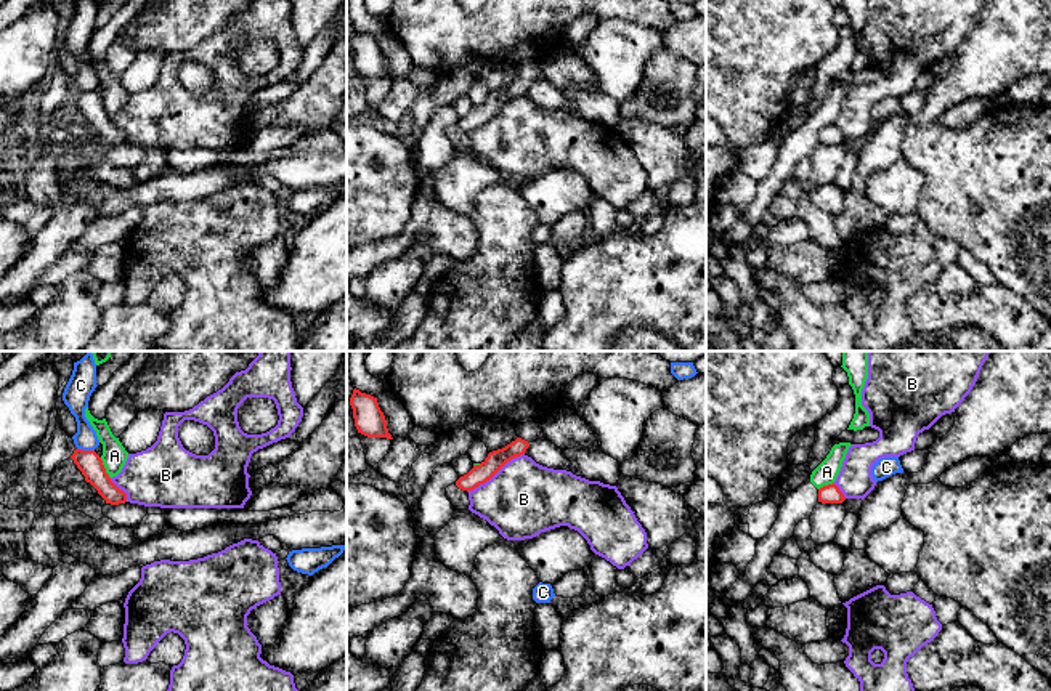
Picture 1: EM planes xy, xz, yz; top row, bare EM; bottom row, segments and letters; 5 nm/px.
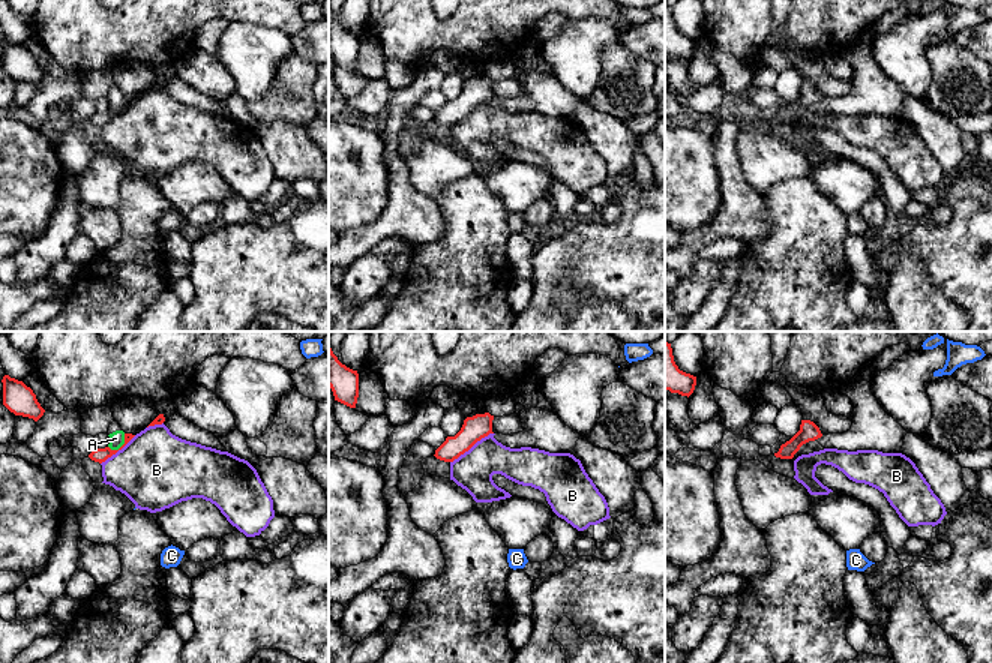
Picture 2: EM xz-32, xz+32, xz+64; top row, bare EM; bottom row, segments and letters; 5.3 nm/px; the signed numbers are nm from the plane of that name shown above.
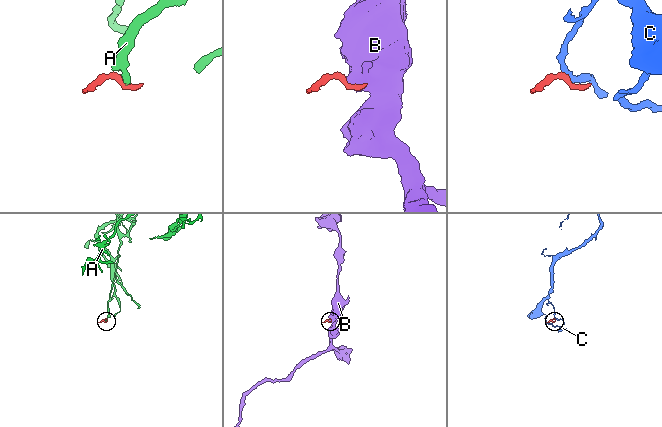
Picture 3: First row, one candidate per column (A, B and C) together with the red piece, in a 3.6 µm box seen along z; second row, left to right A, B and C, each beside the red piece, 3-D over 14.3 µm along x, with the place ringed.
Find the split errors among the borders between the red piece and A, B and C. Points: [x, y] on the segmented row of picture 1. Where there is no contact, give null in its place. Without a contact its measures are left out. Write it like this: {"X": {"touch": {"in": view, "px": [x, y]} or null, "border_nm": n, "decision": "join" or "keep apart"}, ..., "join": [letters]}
{"A": {"touch": {"in": "xy", "px": [105, 468]}, "border_nm": 120, "decision": "keep apart"}, "B": {"touch": {"in": "xz", "px": [495, 473]}, "border_nm": 340, "decision": "keep apart"}, "C": {"touch": {"in": "xy", "px": [85, 451]}, "border_nm": 90, "decision": "keep apart"}, "join": []}

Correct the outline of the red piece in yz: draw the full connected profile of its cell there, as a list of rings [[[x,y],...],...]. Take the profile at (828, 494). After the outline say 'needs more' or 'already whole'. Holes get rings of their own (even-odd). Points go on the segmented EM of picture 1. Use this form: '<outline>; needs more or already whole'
[[[834,483],[818,489],[818,502],[822,503],[842,503],[844,500],[844,494]]]; already whole

